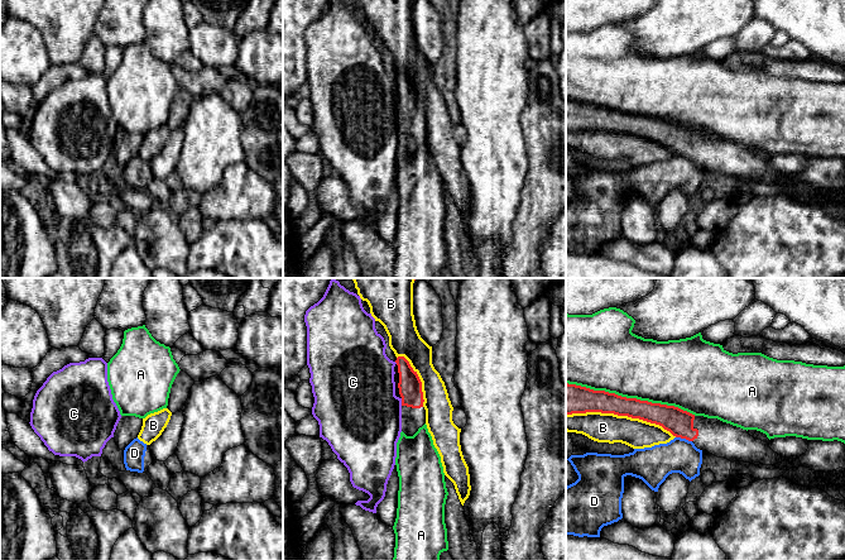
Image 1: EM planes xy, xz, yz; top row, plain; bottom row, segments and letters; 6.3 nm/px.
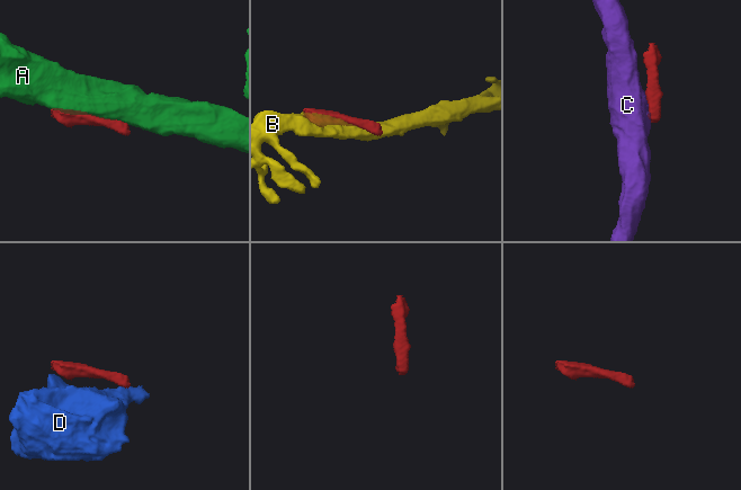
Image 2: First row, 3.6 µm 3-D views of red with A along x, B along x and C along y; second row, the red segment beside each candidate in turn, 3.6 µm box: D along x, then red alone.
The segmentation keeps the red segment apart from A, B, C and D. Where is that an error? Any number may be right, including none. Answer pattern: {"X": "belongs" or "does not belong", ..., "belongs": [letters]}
{"A": "does not belong", "B": "does not belong", "C": "does not belong", "D": "does not belong", "belongs": []}

